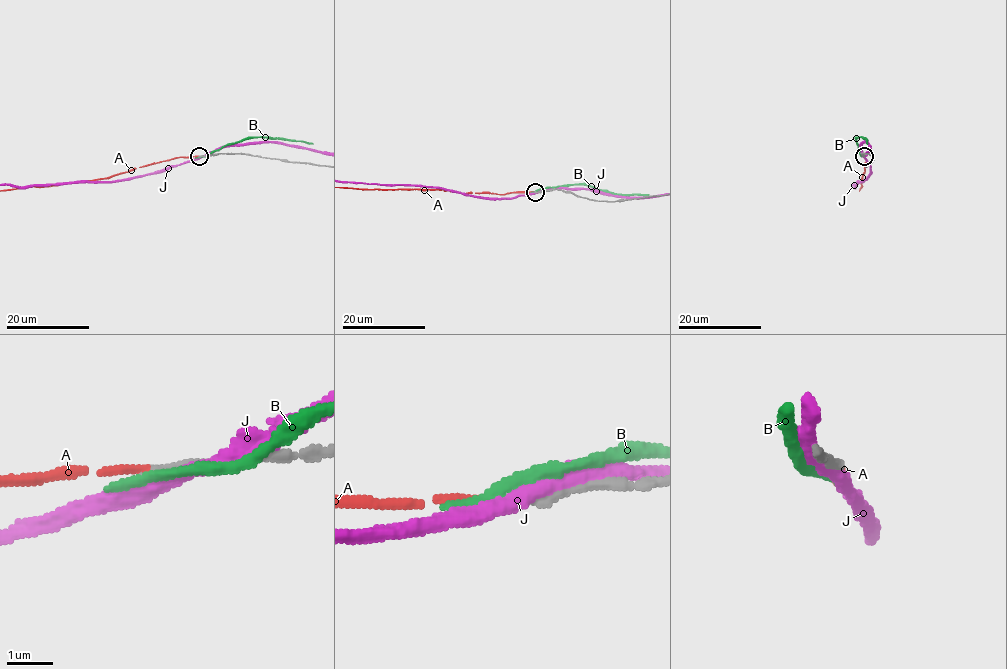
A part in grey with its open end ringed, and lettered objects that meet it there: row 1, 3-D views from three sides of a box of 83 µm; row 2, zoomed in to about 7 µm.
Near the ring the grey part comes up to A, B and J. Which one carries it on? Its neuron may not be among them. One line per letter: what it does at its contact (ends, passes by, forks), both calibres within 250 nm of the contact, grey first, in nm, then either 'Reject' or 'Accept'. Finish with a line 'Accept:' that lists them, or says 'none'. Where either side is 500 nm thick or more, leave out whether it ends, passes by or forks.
A: It ends there. Thickness 160 nm (grey) against 160 nm. Accept
B: It ends there. Thickness 170 nm (grey) against 300 nm. Reject
J: It passes by. Thickness 170 nm (grey) against 360 nm. Reject
Accept: A

